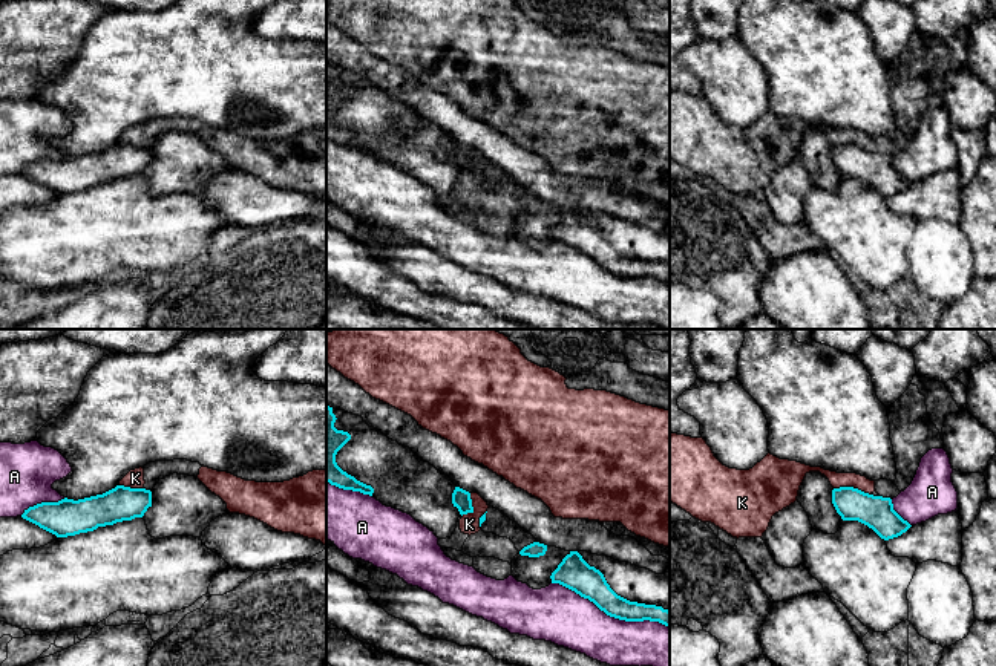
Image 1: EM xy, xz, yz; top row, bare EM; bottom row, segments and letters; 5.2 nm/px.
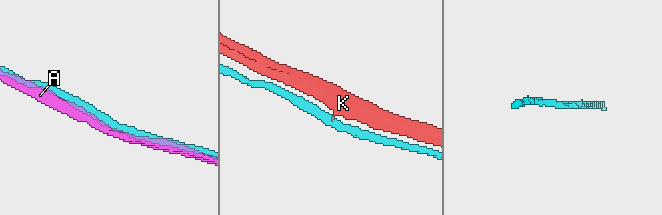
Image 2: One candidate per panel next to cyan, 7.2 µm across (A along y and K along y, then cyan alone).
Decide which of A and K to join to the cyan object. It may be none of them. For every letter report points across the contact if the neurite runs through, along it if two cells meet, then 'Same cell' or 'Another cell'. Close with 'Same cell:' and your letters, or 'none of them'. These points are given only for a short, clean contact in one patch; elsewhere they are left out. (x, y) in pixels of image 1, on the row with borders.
A: Another cell
K: Boundary: yz (834, 487), (857, 487), (869, 495). Another cell
Same cell: none of them

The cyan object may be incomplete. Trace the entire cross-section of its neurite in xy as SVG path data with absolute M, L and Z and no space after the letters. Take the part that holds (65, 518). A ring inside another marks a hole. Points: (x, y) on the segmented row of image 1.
M116 485L103 495L78 501L64 498L58 502L37 504L25 510L21 517L57 537L67 537L143 517L149 507L150 490Z

